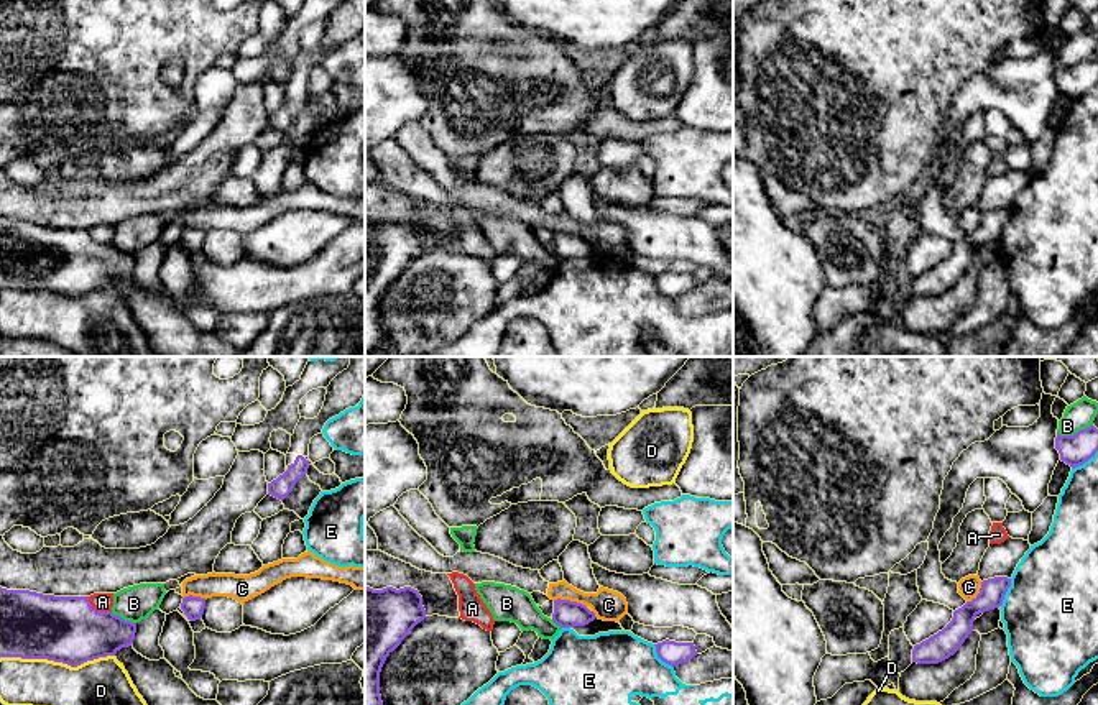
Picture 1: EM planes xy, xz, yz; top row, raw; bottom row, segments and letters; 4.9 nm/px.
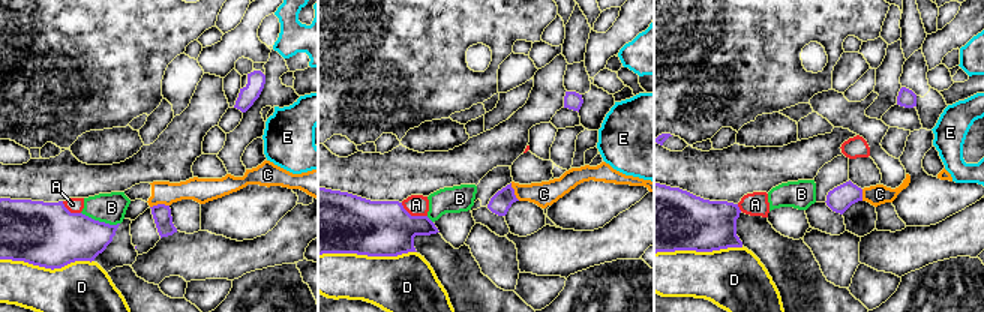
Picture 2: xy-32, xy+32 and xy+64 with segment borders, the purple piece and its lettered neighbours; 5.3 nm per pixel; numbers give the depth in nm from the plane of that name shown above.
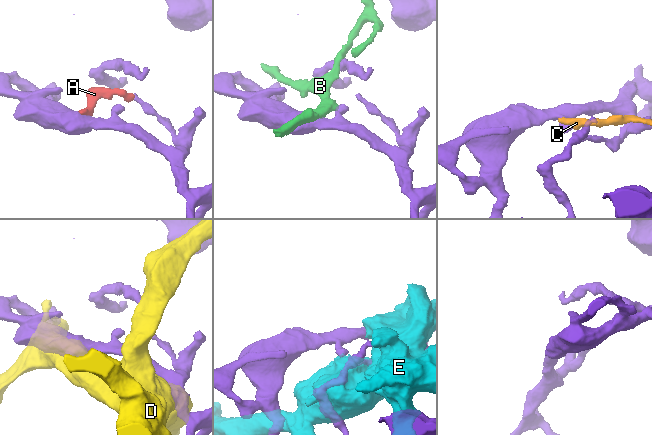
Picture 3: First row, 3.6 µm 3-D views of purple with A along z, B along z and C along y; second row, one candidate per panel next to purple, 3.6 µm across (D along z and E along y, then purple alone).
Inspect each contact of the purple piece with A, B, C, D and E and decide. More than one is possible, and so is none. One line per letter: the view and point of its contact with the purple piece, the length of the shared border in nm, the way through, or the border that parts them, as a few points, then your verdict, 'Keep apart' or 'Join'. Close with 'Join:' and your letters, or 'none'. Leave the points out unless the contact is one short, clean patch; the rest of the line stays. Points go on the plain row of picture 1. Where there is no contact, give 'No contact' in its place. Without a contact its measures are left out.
A: Touches purple at xy (96, 242). Shared border 150 nm. Keep apart
B: Touches purple at yz (1074, 66). Shared border 180 nm. Keep apart
C: Touches purple at xz (569, 232). Shared border 170 nm. Keep apart
D: Touches purple at xy (56, 293). Shared border 550 nm. Keep apart
E: Touches purple at xz (659, 290). Shared border 160 nm. Keep apart
Join: none

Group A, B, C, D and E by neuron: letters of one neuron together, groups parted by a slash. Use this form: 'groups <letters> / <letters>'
groups A / B C / D / E

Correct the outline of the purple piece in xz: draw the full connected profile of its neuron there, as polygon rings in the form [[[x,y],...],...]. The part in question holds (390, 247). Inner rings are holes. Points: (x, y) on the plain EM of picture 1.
[[[365,217],[365,355],[383,342],[380,304],[386,289],[424,250],[427,248],[418,222],[373,222]]]

